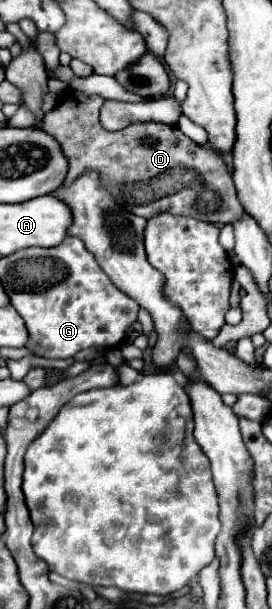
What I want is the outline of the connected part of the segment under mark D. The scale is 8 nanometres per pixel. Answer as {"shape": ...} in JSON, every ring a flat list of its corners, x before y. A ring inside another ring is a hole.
{"shape":[[66,90,58,106,44,116,44,130,62,146,68,158,66,186,84,170,94,168,102,176,104,188,128,212,152,218,162,212,192,216,212,224,234,224,244,210,236,198,232,174,220,154,194,144,180,130,158,122,138,122,118,132,104,130,98,112,104,103,98,95],[230,212,230,216,226,216]]}

